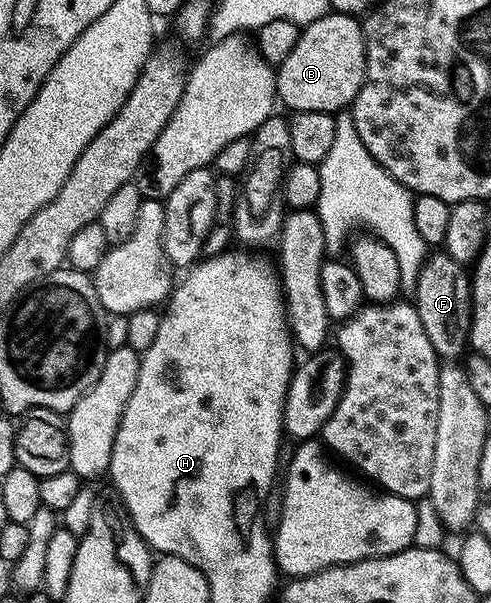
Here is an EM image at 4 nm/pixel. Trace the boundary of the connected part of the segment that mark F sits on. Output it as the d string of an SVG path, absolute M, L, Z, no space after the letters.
M430 253L421 265L417 286L411 292L411 298L419 312L419 320L423 320L427 340L431 340L431 348L435 348L438 359L460 359L470 345L469 330L473 327L473 288L470 271L451 260L449 254Z

